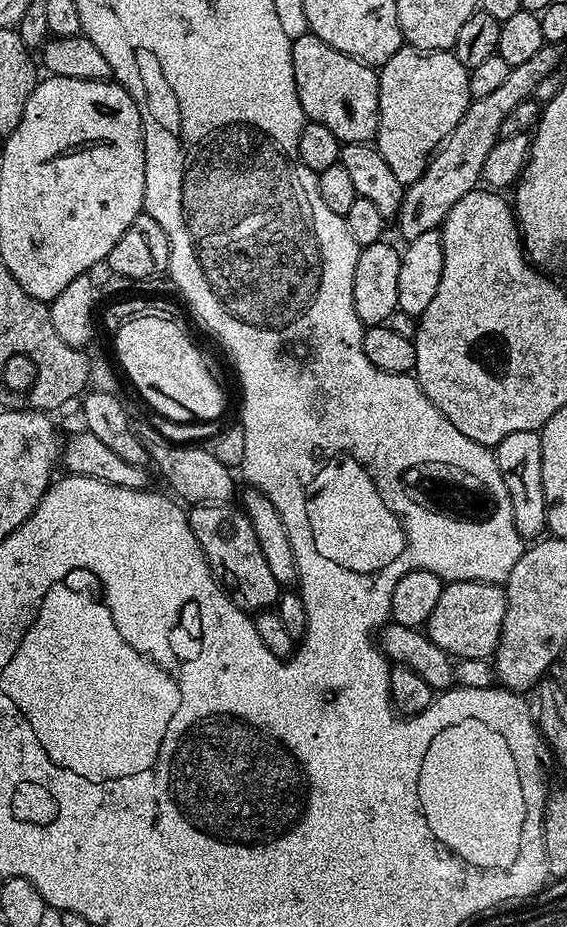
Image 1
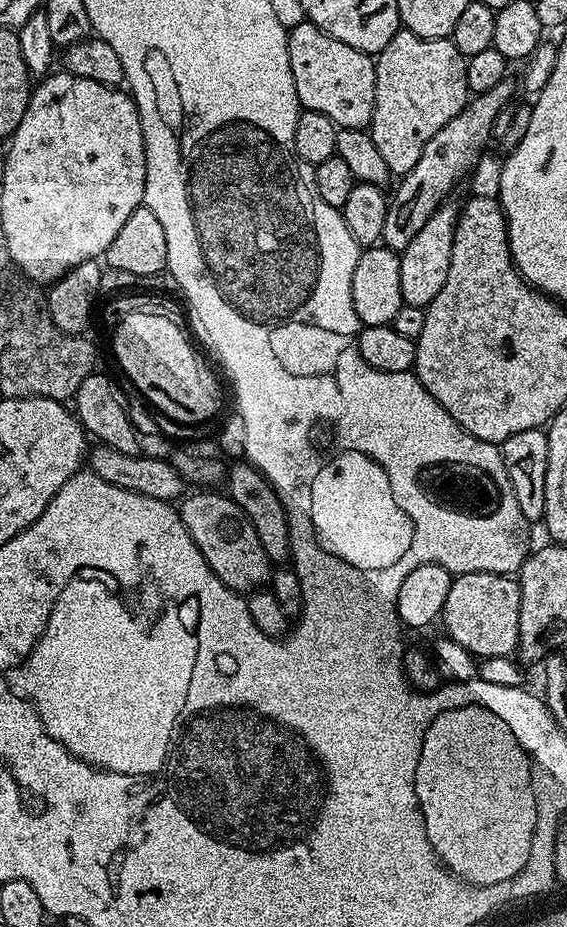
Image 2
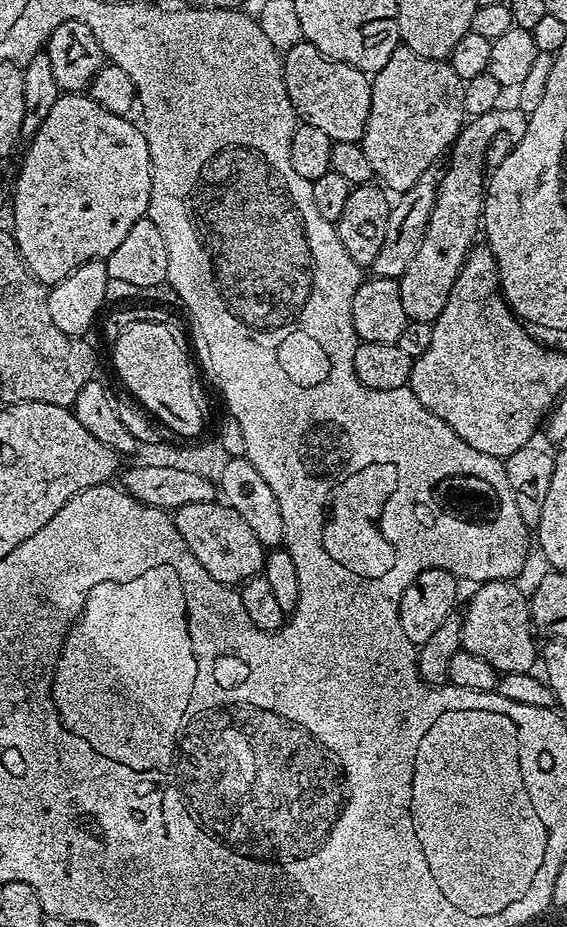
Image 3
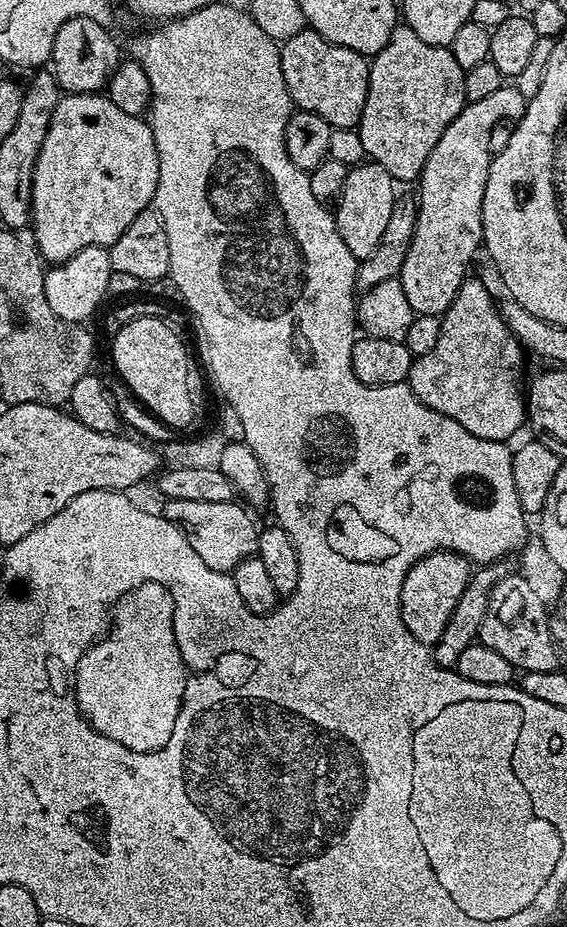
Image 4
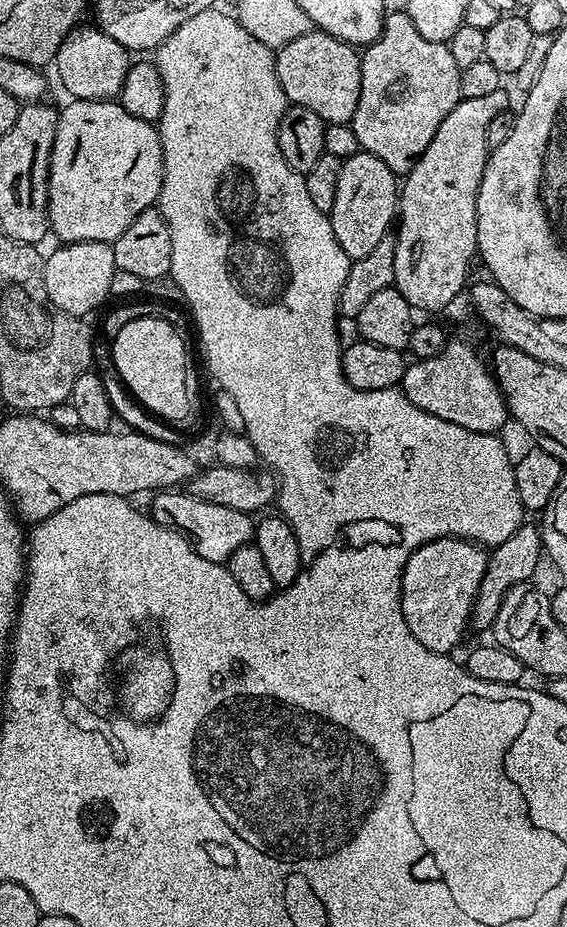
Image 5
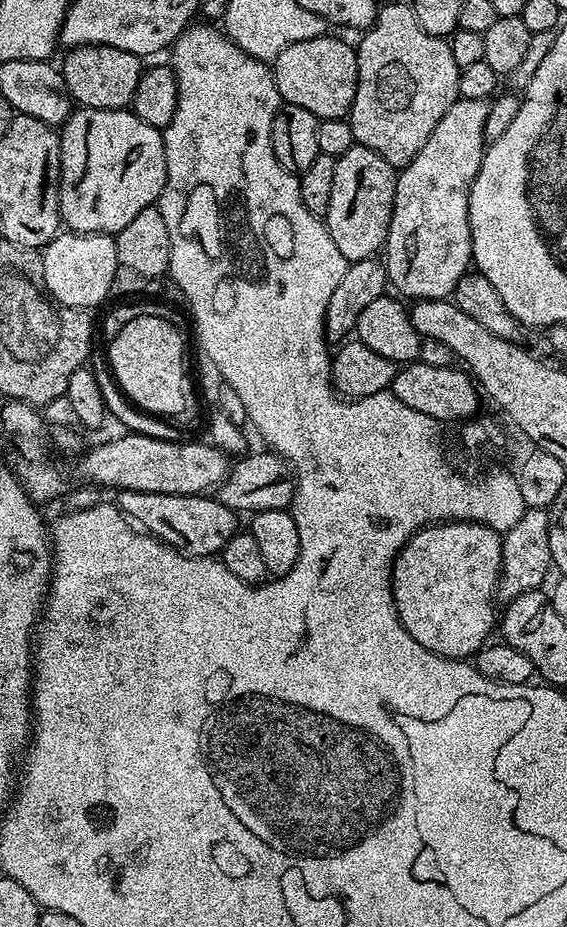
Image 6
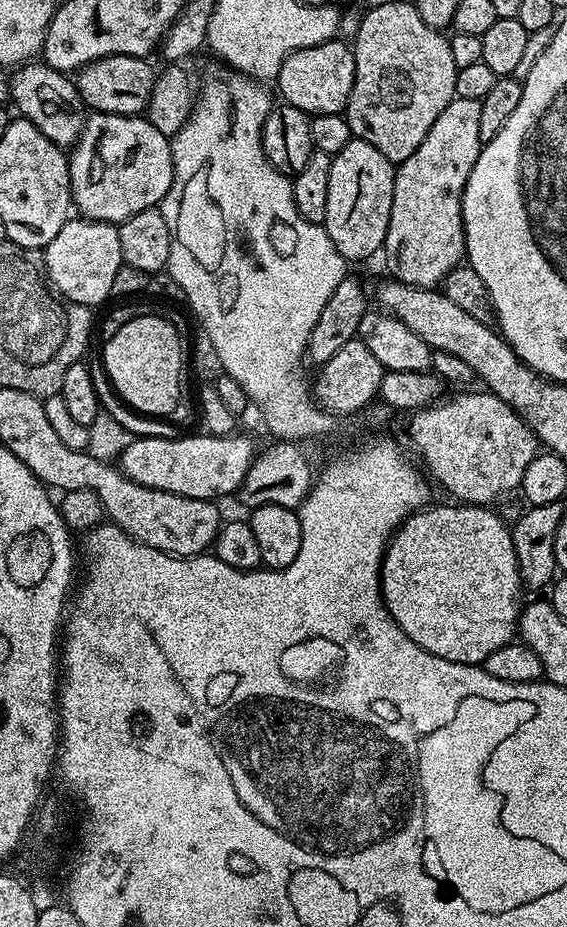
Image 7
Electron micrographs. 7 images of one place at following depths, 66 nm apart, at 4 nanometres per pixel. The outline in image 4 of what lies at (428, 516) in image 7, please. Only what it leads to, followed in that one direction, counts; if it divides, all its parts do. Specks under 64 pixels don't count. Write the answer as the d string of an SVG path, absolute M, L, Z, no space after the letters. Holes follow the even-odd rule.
M441 551L422 557L408 571L400 595L400 623L406 626L410 634L414 634L414 638L418 638L418 642L435 646L438 638L442 638L446 622L450 622L450 614L454 614L454 608L458 606L473 571L473 565L465 556Z

